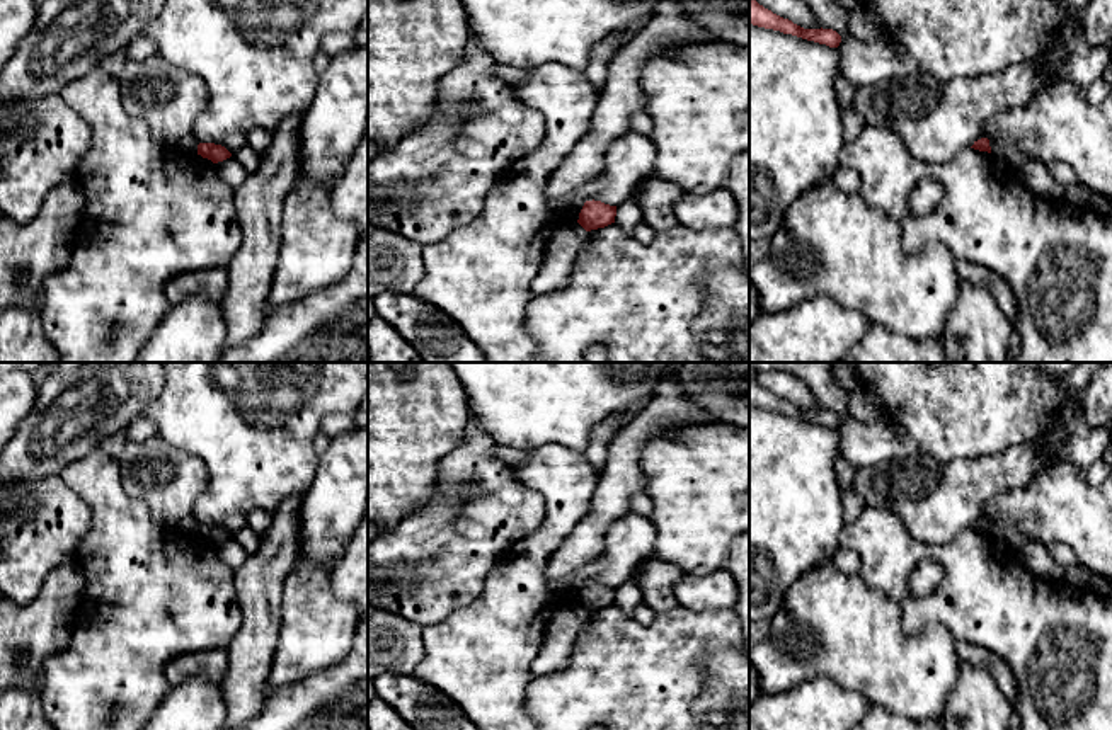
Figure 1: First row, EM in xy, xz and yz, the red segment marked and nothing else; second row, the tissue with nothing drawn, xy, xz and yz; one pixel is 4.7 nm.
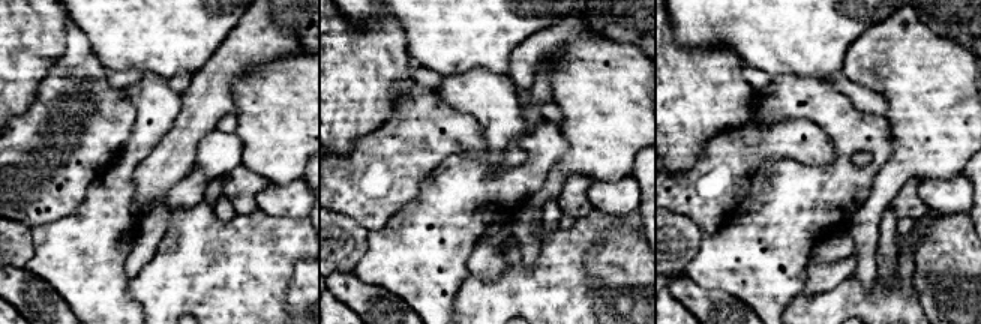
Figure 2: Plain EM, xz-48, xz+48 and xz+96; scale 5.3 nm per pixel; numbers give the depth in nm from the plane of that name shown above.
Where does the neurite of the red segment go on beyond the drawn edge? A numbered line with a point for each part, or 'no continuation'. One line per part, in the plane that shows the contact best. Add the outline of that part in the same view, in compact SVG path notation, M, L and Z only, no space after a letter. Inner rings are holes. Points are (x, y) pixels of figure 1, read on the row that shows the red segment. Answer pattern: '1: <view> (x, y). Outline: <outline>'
no continuation

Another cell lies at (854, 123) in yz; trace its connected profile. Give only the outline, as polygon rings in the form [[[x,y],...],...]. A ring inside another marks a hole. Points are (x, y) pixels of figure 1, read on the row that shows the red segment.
[[[843,71],[838,75],[838,99],[845,117],[845,143],[853,141],[865,128],[863,117],[853,107],[857,88],[858,85],[851,83]]]

